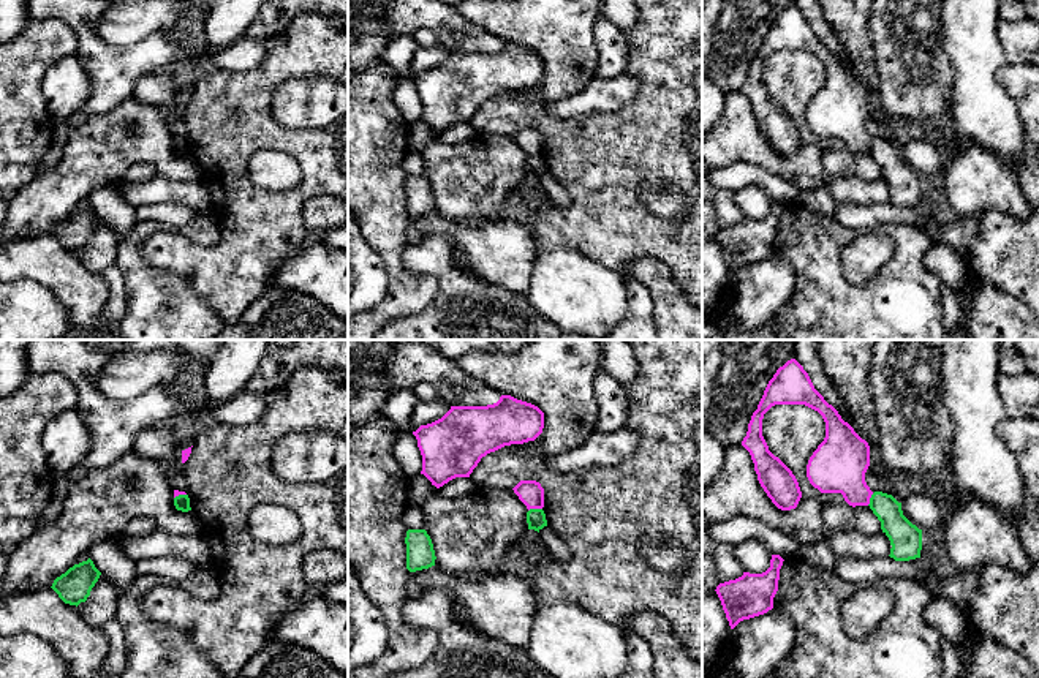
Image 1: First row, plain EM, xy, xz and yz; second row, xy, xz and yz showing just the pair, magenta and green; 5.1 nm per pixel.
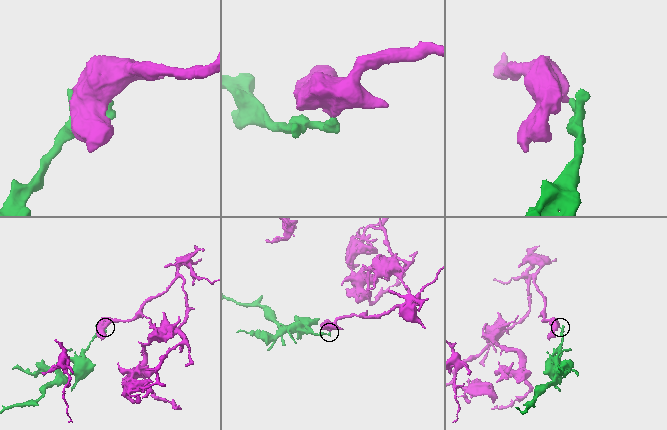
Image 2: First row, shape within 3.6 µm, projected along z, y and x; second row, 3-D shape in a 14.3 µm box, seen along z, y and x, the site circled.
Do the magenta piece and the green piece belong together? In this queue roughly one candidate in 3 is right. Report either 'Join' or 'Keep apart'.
Keep apart

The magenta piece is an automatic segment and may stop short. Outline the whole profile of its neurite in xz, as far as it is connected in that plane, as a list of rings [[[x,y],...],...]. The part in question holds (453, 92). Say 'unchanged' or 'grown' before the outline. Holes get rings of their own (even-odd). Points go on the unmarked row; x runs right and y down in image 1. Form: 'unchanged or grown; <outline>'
unchanged; [[[511,41],[487,52],[451,52],[438,66],[421,71],[413,81],[422,101],[422,117],[432,131],[443,133],[455,123],[470,123],[482,103],[504,92],[535,87],[544,74],[544,58]]]

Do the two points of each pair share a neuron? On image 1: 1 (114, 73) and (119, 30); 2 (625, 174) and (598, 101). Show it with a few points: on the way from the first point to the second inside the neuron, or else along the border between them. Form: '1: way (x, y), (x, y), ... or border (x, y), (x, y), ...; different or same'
1: border (95, 27), (111, 41), (139, 41), (154, 32); different
2: border (634, 95), (615, 109), (565, 119); different

